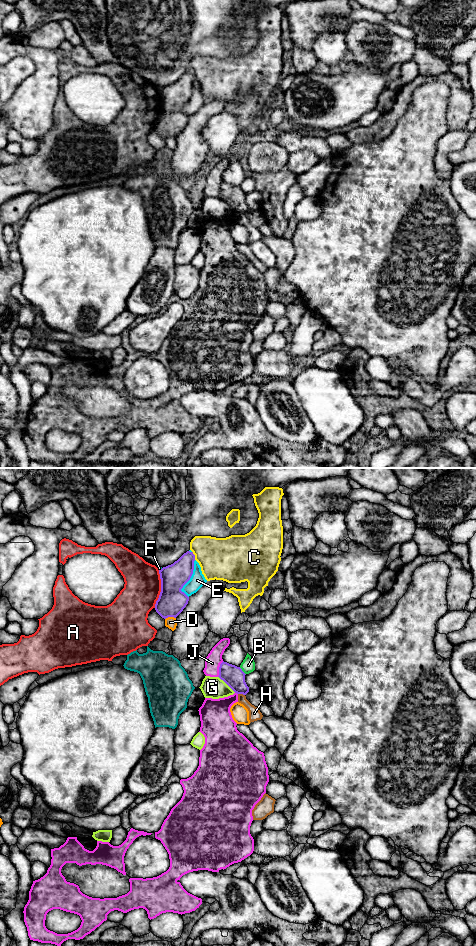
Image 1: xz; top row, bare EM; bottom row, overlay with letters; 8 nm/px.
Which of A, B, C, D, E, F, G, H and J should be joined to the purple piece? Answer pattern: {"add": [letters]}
{"add": []}

